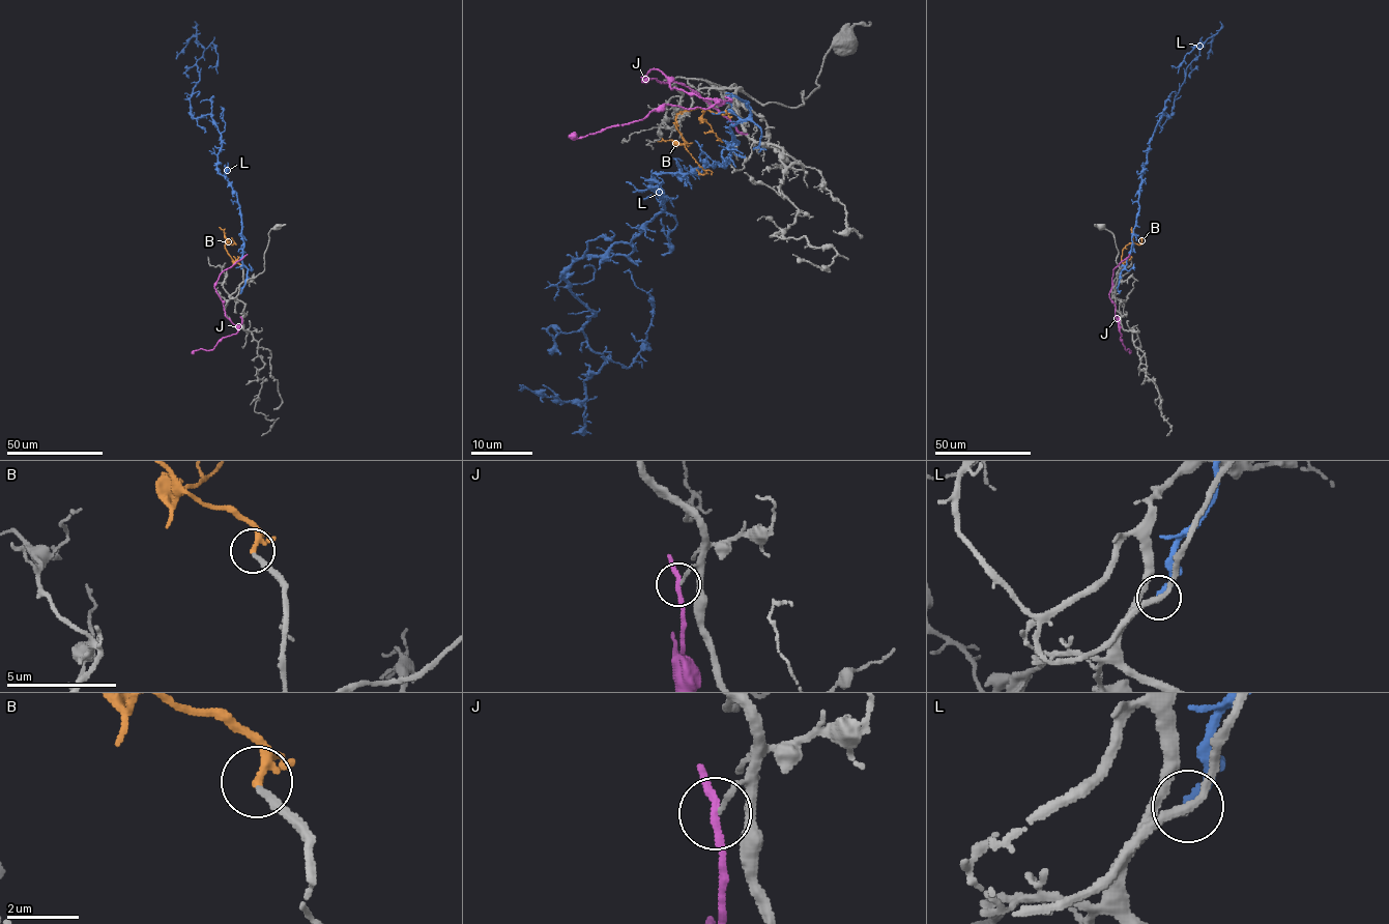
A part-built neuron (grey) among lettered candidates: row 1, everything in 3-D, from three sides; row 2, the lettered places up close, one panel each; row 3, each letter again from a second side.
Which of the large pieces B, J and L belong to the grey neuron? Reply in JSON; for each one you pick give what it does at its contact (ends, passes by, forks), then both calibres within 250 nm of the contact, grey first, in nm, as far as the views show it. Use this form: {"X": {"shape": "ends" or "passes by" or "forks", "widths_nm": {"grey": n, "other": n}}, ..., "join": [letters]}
{"B": {"shape": "passes by", "widths_nm": {"grey": 180, "other": 180}}, "join": ["B"]}

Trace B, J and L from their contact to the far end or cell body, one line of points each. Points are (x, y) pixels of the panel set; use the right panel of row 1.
B: (1122, 266), (1122, 250), (1132, 242), (1139, 244), (1140, 237)
J: (1119, 319), (1119, 325), (1109, 293), (1113, 269), (1129, 254)
L: (1119, 293), (1149, 141), (1163, 114), (1172, 114), (1186, 67), (1202, 44), (1173, 67)

